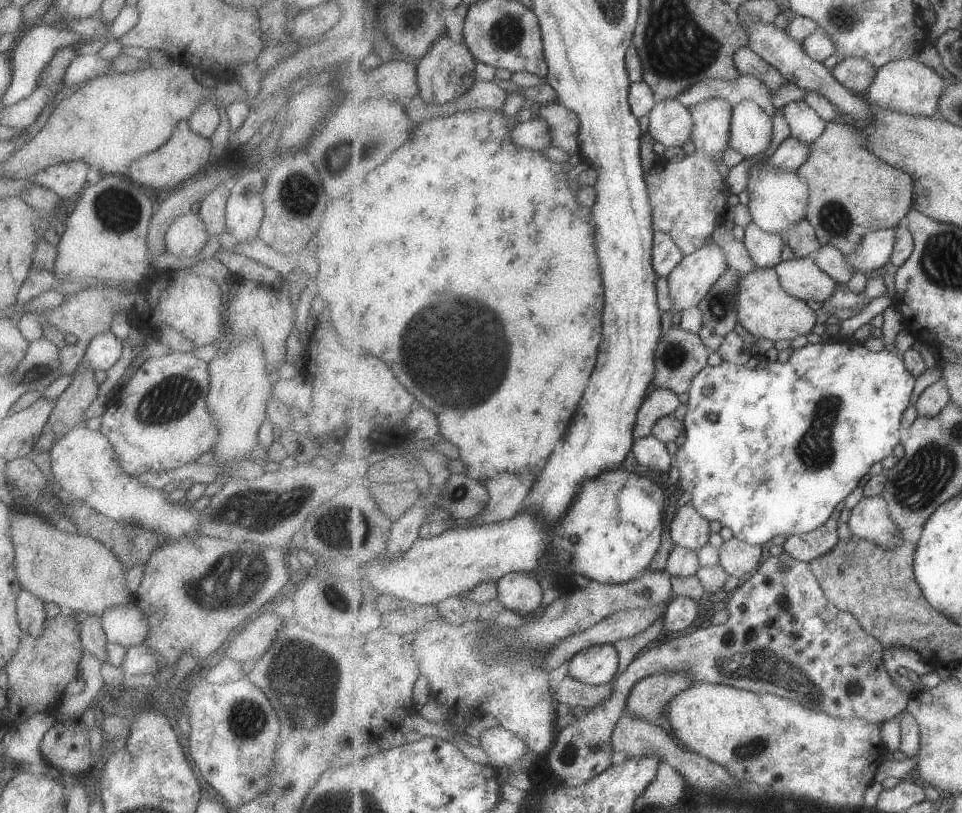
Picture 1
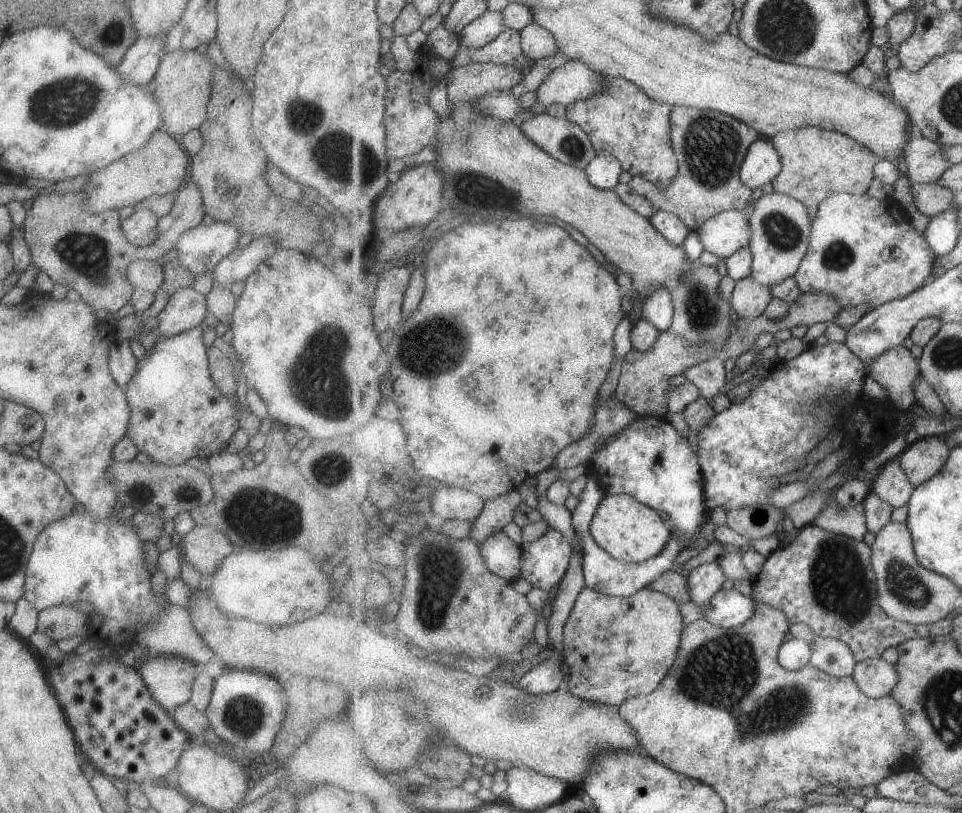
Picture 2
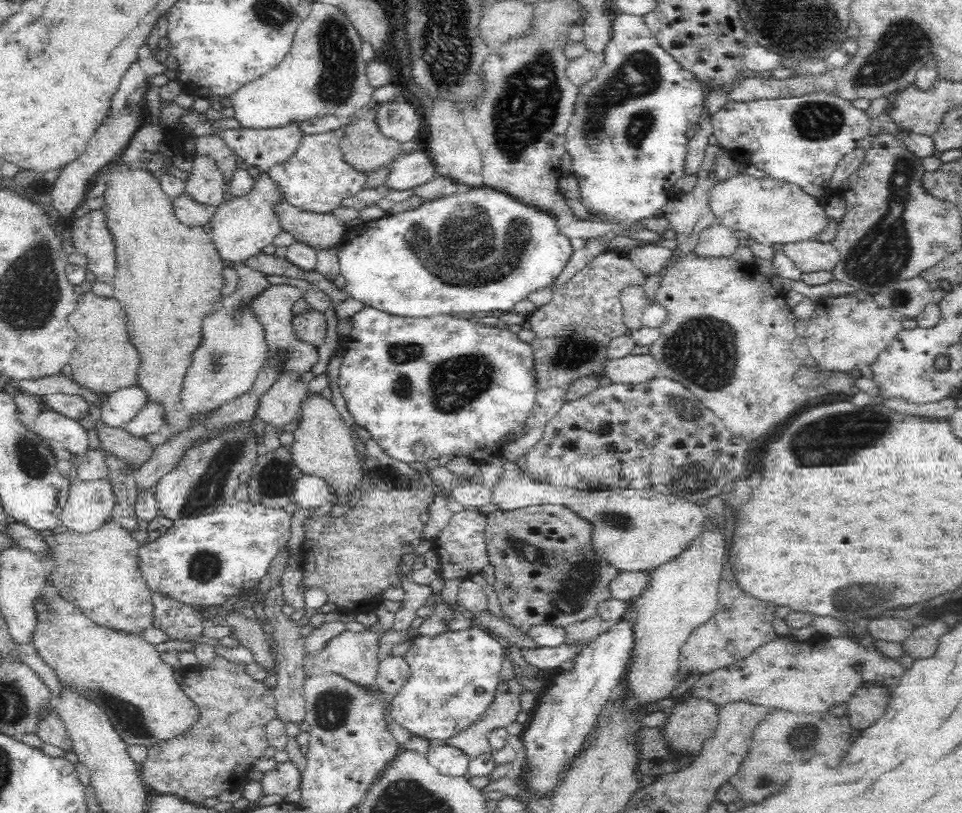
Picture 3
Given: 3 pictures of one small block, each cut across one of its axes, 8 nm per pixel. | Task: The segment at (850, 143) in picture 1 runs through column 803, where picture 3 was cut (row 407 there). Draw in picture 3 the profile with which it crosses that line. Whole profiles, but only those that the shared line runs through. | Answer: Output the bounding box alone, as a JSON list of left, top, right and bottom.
[100,161,224,414]

